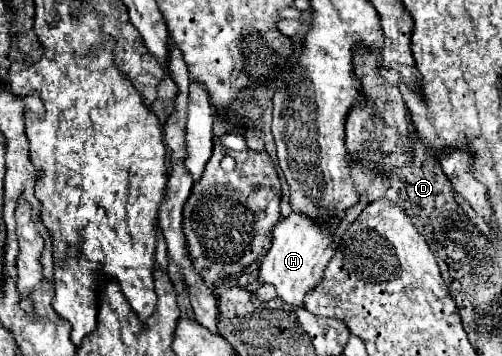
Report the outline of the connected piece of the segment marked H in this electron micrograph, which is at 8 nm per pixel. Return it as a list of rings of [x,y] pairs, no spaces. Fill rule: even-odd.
[[[360,194],[360,200],[354,206],[350,206],[346,210],[344,218],[338,222],[336,232],[330,226],[324,226],[306,214],[290,212],[290,216],[280,220],[272,230],[272,246],[266,252],[266,256],[260,260],[258,280],[264,284],[272,284],[276,288],[278,296],[284,298],[286,302],[302,306],[302,298],[304,298],[306,290],[310,290],[310,286],[314,286],[314,282],[318,282],[318,278],[322,278],[322,270],[324,270],[326,262],[332,258],[332,254],[336,252],[342,232],[358,218],[358,214],[366,208],[366,204],[368,204],[368,196]]]

